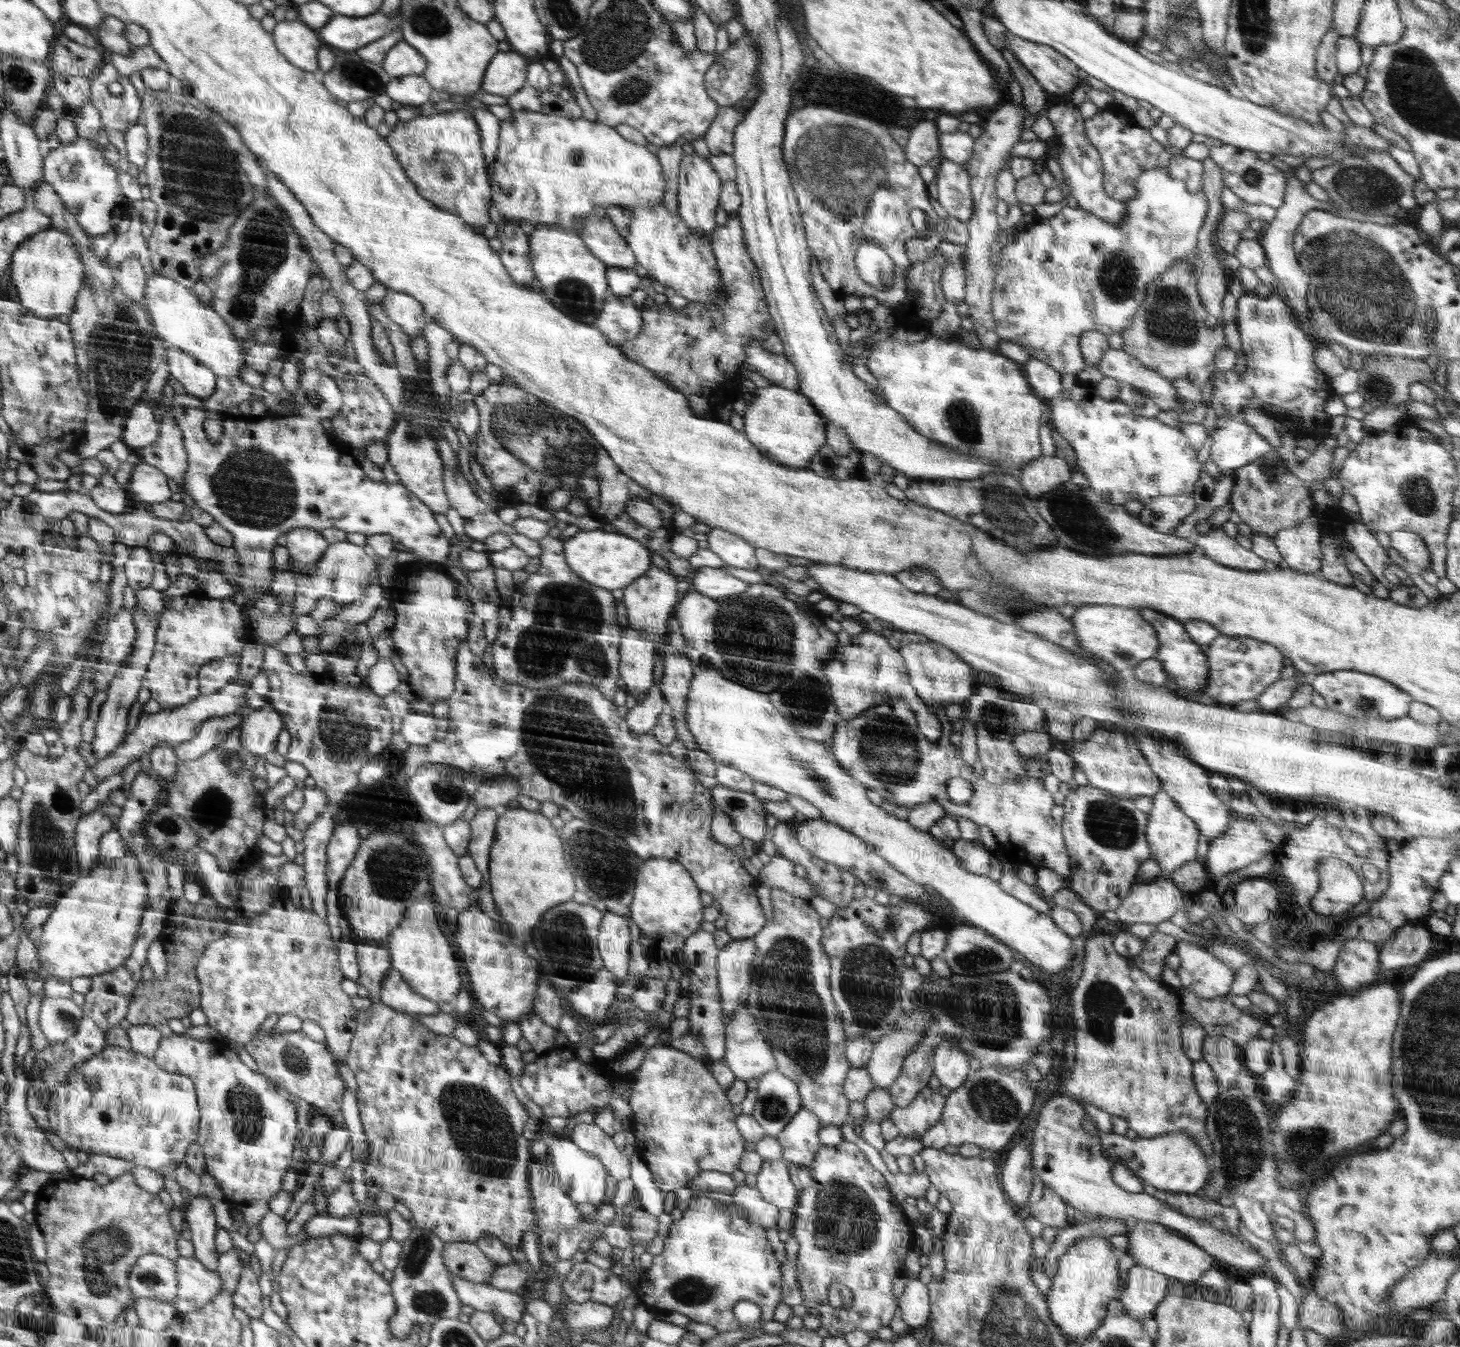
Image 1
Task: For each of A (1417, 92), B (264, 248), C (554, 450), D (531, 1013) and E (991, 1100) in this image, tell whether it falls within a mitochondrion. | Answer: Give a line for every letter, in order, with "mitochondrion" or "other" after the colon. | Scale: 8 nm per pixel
A: mitochondrion
B: mitochondrion
C: mitochondrion
D: other
E: mitochondrion

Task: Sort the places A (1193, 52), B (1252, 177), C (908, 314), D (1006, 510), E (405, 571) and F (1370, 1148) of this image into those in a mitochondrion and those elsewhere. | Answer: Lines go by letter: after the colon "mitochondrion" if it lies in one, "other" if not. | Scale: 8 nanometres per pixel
A: mitochondrion
B: mitochondrion
C: other
D: mitochondrion
E: other
F: other

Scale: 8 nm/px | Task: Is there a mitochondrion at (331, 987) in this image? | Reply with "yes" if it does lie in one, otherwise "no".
no

